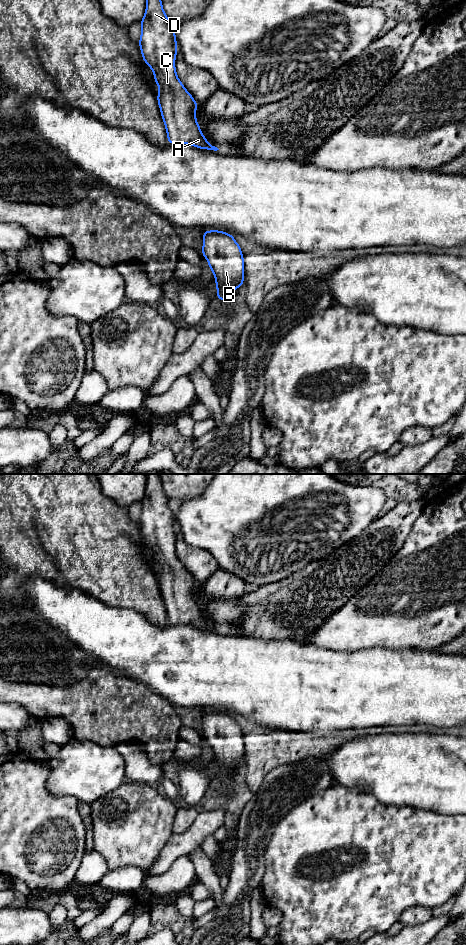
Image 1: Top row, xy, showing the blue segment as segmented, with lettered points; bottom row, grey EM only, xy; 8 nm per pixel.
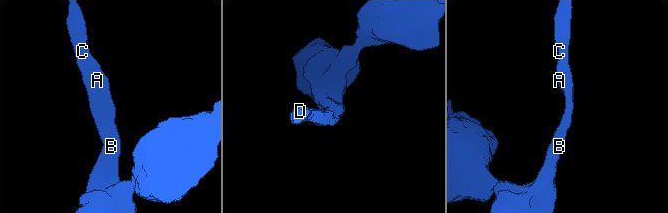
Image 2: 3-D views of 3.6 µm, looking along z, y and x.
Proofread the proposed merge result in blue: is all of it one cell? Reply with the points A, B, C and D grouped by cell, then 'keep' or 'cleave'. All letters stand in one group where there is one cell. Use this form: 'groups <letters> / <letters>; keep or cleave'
groups A B C D; keep

